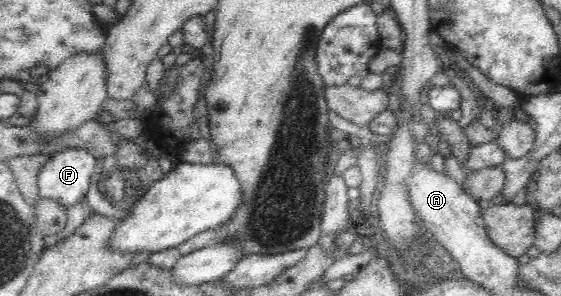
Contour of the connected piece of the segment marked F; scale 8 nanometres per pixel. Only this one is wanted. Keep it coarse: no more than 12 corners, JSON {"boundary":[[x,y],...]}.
{"boundary":[[63,149],[37,175],[38,196],[65,210],[87,198],[97,159]]}

